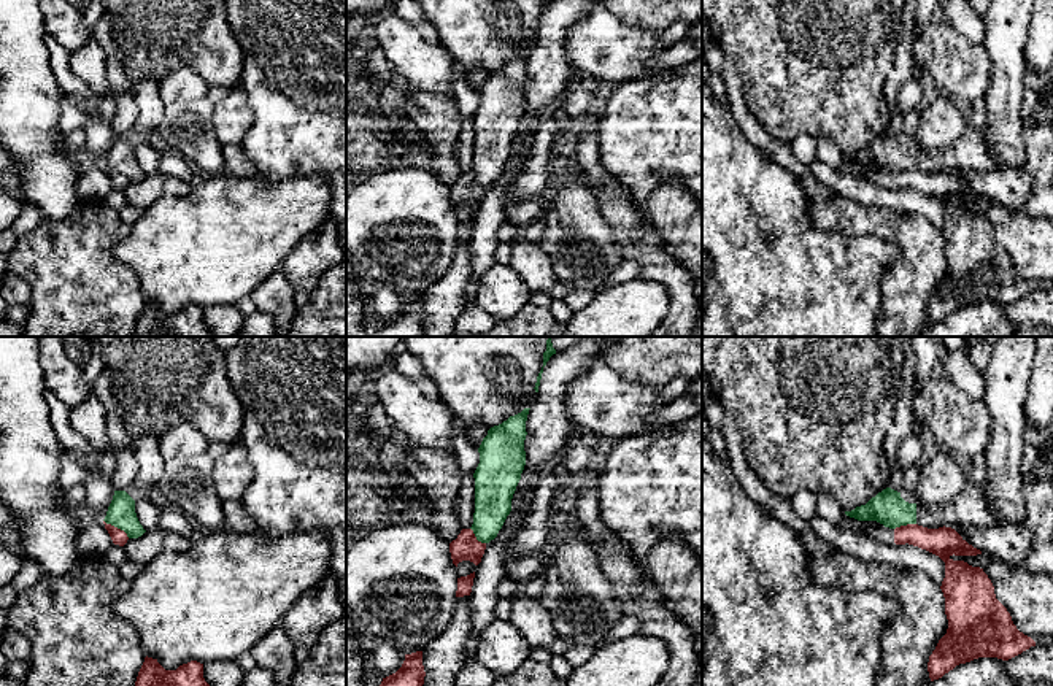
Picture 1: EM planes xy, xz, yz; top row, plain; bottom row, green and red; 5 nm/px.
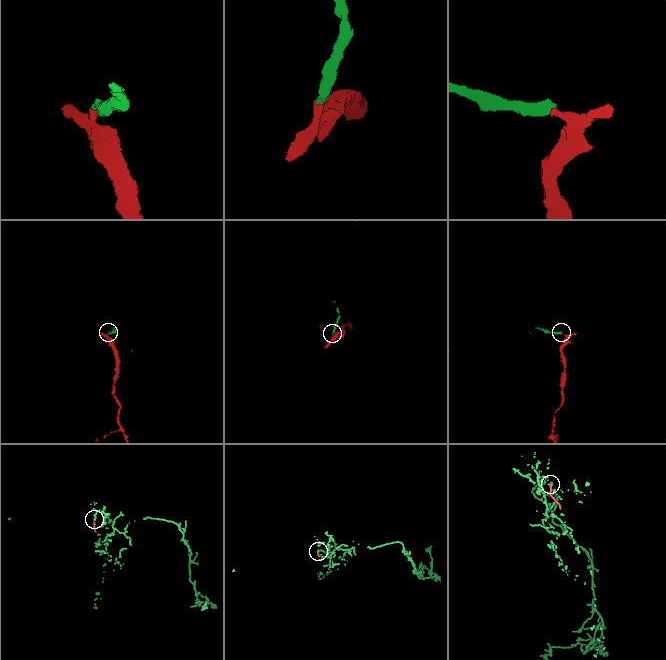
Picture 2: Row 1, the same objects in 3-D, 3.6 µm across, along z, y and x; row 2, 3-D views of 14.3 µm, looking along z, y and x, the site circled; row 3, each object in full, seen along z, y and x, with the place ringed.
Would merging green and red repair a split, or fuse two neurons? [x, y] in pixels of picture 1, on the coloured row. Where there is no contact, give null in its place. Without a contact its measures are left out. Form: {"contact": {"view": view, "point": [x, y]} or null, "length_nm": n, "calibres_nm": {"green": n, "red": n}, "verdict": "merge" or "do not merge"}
{"contact": {"view": "xy", "point": [116, 526]}, "length_nm": 160, "calibres_nm": {"green": 140, "red": 80}, "verdict": "merge"}

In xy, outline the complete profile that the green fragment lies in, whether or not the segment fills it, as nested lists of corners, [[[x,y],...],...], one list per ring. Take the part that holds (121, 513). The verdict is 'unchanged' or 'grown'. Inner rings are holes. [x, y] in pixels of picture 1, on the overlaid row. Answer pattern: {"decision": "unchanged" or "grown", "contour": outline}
{"decision": "grown", "contour": [[[114,491],[103,524],[113,543],[119,546],[146,532],[137,518],[135,500],[125,491]]]}

